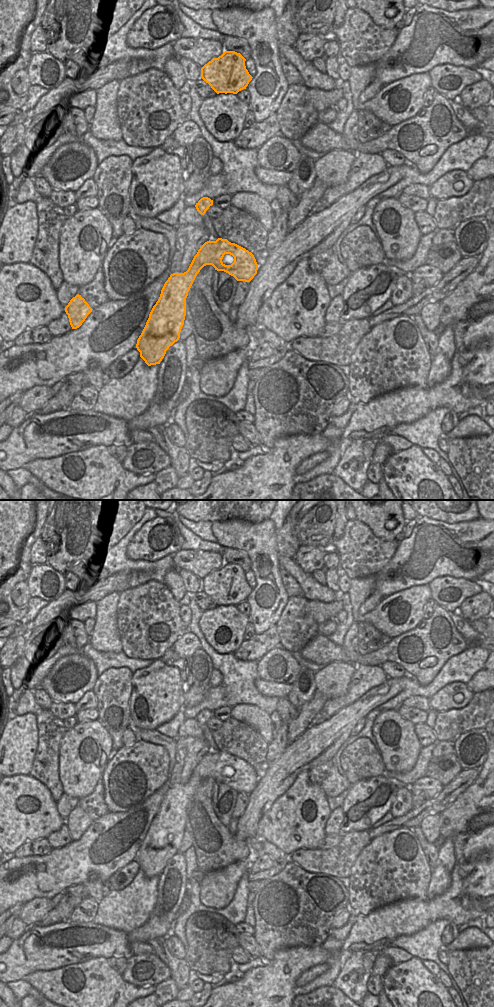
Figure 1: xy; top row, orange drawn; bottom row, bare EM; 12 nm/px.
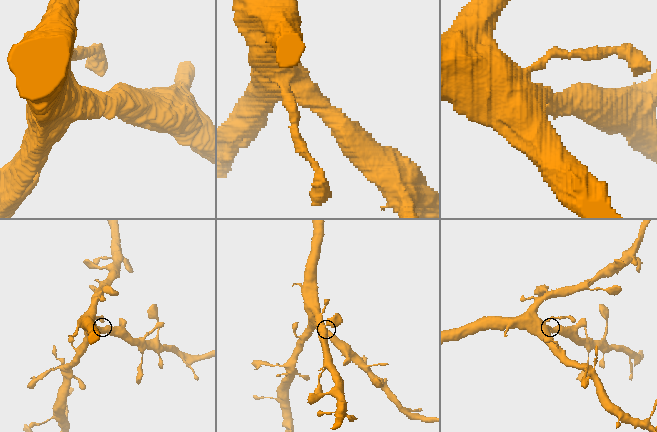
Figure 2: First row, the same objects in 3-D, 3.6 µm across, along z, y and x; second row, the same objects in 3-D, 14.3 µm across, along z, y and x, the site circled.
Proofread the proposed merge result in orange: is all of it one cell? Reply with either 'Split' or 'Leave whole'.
Split.

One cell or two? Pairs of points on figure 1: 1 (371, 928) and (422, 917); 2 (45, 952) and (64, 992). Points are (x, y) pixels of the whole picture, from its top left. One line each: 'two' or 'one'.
1: one
2: two

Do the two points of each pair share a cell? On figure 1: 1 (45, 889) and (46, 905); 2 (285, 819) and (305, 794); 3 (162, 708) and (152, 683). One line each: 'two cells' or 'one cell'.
1: two cells
2: one cell
3: one cell

